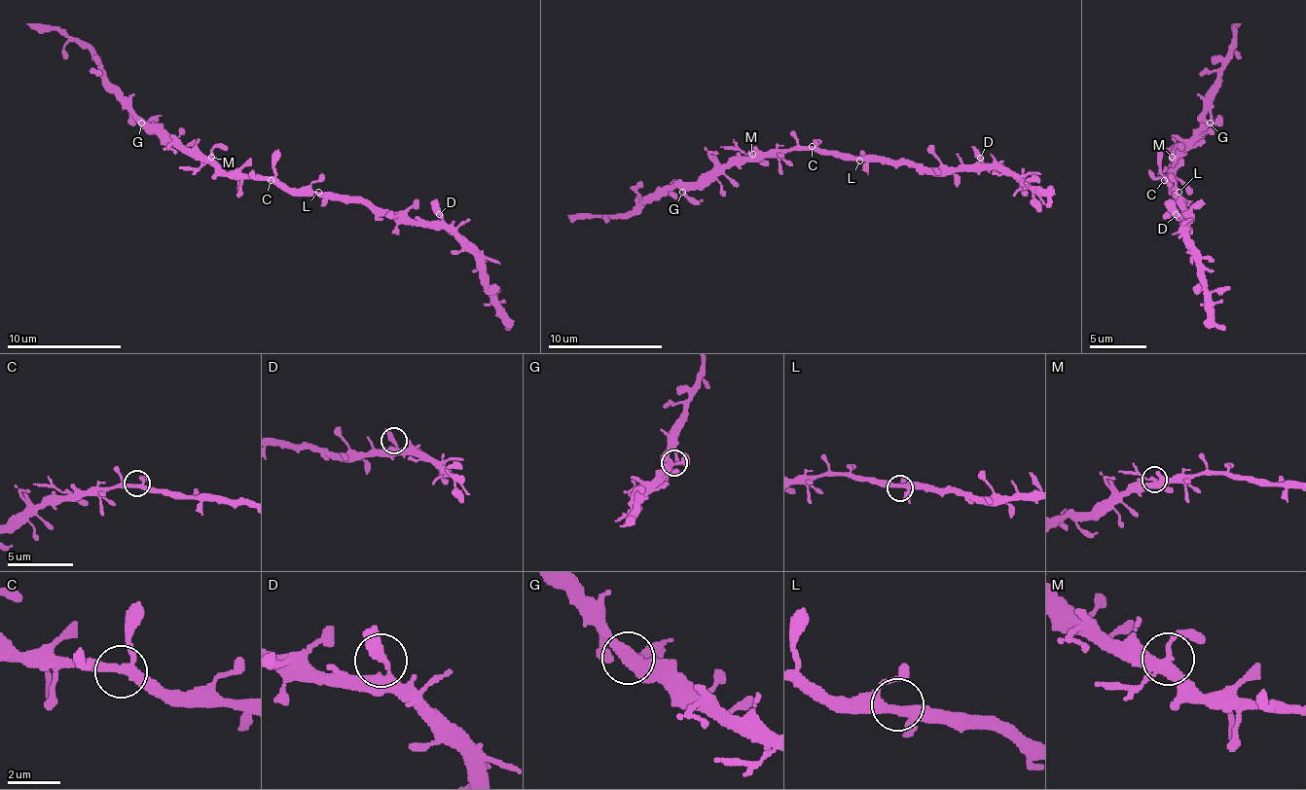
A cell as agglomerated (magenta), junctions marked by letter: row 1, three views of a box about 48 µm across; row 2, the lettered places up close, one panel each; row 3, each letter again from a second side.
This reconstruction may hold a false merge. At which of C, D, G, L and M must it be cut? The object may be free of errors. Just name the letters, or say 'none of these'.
M

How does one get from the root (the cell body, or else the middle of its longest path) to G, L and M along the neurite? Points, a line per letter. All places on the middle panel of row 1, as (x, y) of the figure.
G: (814, 149), (771, 149), (754, 161), (740, 161), (714, 171), (706, 171), (682, 192)
L: (814, 149), (825, 149), (831, 155), (849, 155), (859, 161)
M: (814, 149), (771, 149), (751, 155)

